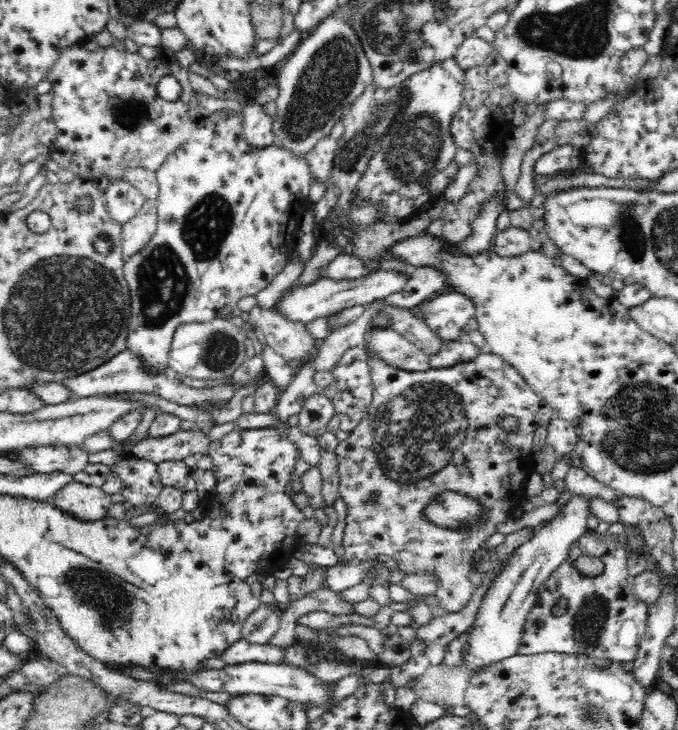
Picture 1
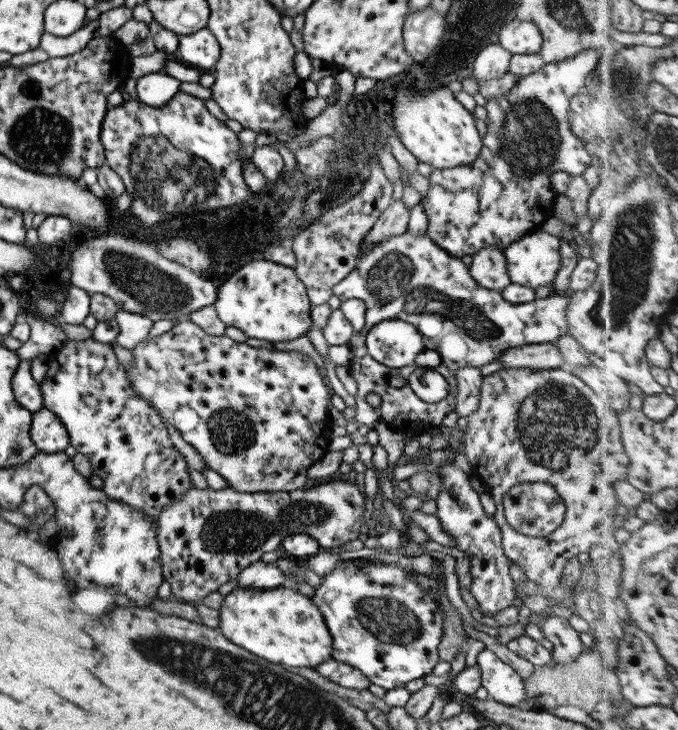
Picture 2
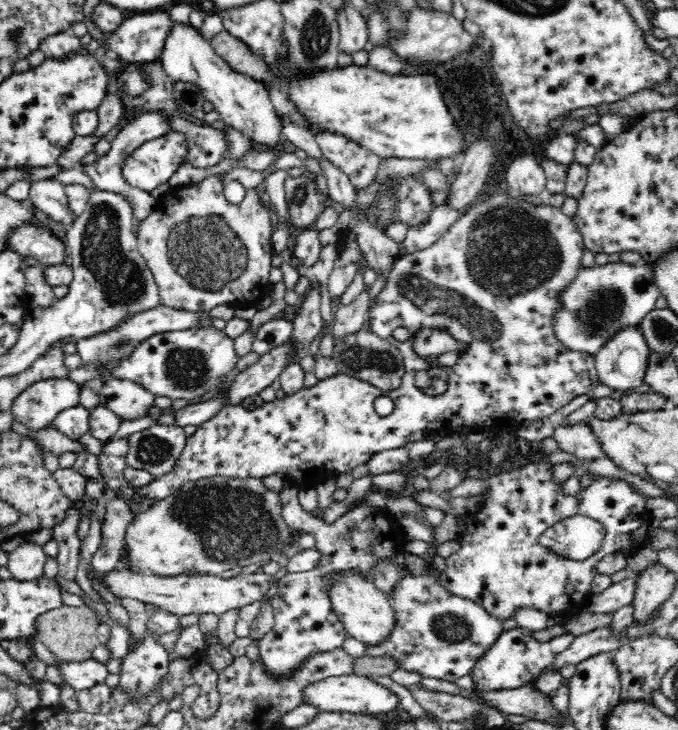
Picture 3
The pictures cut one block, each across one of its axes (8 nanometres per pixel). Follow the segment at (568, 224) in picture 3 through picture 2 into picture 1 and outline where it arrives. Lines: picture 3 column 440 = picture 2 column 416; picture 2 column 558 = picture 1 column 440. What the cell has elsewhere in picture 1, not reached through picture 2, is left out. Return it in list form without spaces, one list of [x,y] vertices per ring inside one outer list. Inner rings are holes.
[[[454,290],[445,291],[421,304],[425,324],[444,342],[463,338],[464,326],[475,317],[475,303]]]

